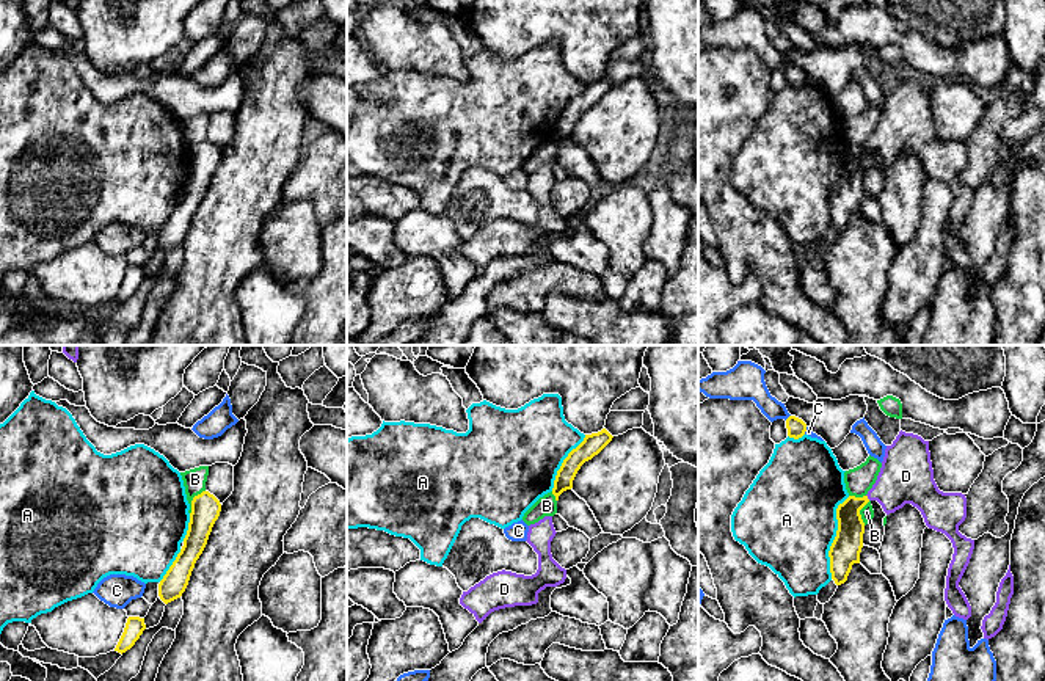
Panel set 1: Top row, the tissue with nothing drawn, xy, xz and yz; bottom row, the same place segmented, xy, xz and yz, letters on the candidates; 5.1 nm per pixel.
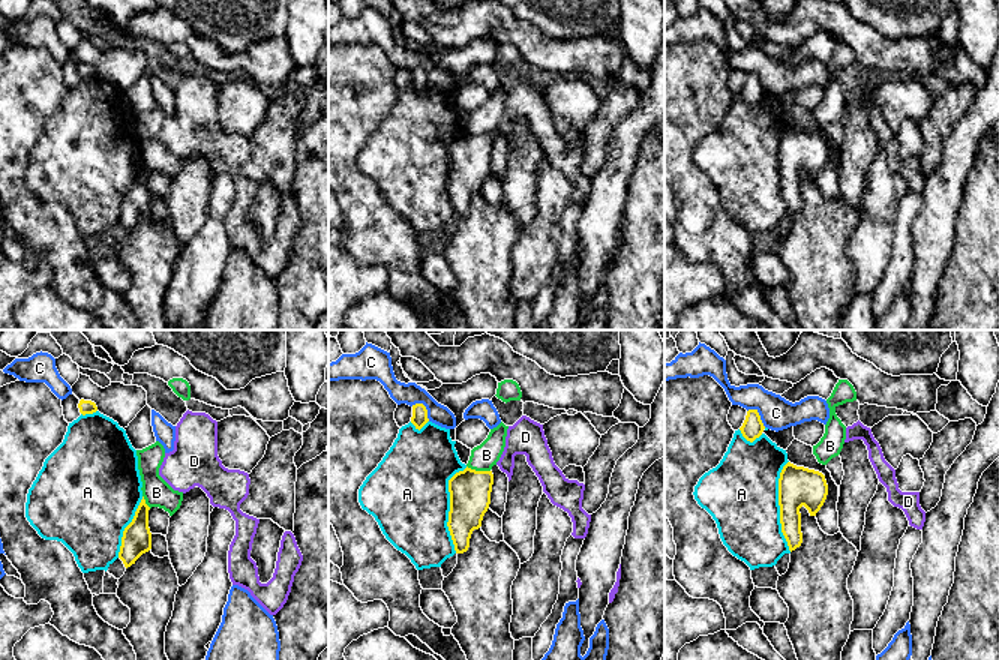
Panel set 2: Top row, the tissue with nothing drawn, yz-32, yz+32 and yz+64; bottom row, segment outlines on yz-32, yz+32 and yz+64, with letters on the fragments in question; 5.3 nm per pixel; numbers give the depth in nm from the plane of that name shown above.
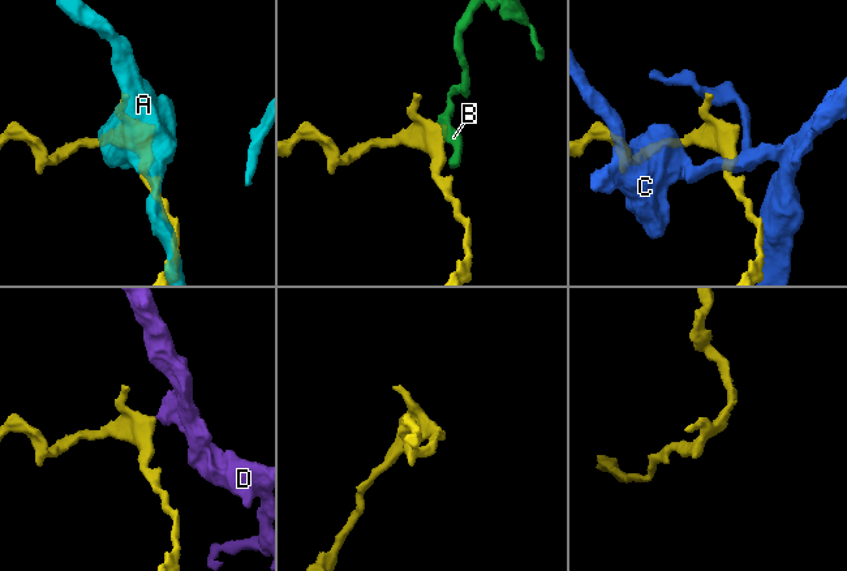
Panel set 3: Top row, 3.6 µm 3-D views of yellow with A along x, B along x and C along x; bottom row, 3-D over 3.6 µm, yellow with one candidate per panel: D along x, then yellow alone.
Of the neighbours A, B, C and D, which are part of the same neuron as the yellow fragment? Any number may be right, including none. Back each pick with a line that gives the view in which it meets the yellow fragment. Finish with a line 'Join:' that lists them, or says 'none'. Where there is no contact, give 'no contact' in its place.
D: yz
Join: D

